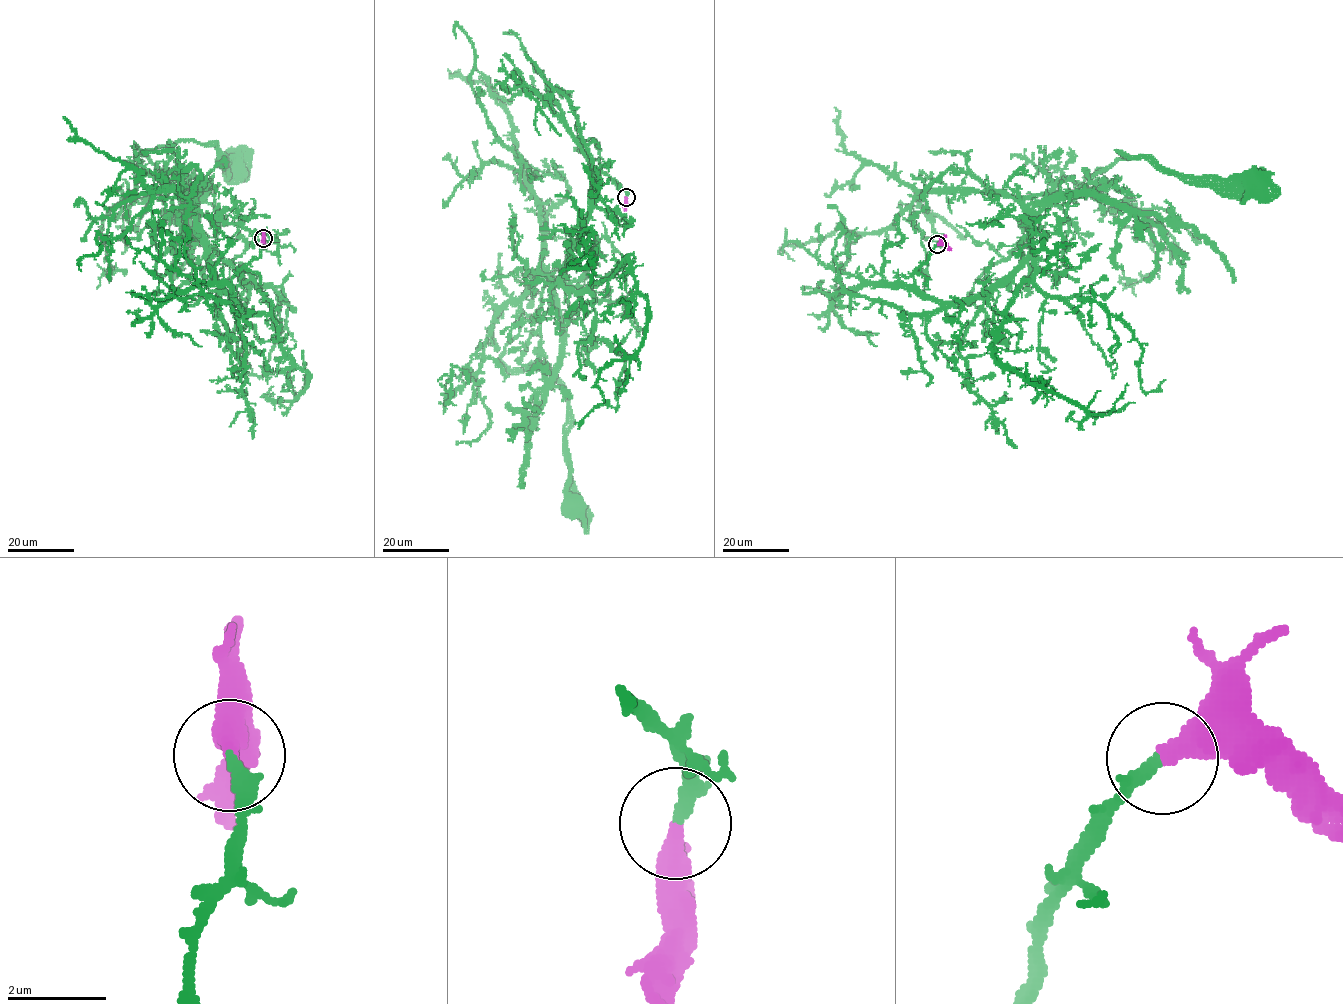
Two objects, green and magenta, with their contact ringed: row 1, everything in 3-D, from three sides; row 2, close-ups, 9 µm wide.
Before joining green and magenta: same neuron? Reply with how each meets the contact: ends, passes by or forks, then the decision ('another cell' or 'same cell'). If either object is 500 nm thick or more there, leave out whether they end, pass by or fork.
green ends | magenta ends | same cell

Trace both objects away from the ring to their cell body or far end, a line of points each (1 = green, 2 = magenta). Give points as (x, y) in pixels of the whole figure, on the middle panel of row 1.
1: (626, 196), (592, 174), (563, 277), (540, 272), (500, 359), (545, 366), (566, 392), (569, 507)
2: (626, 196), (624, 211)

